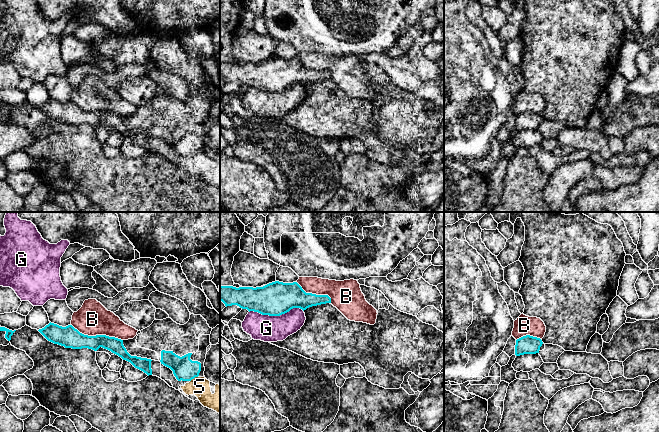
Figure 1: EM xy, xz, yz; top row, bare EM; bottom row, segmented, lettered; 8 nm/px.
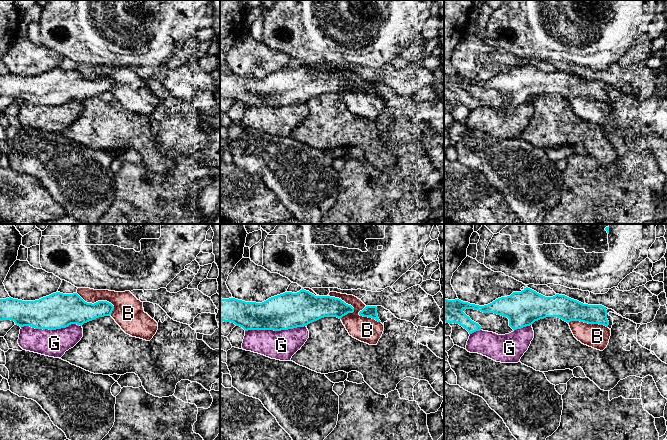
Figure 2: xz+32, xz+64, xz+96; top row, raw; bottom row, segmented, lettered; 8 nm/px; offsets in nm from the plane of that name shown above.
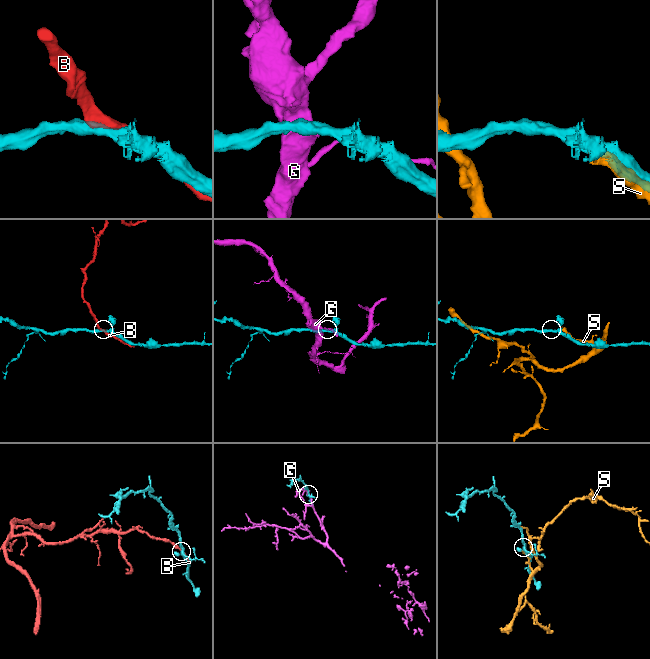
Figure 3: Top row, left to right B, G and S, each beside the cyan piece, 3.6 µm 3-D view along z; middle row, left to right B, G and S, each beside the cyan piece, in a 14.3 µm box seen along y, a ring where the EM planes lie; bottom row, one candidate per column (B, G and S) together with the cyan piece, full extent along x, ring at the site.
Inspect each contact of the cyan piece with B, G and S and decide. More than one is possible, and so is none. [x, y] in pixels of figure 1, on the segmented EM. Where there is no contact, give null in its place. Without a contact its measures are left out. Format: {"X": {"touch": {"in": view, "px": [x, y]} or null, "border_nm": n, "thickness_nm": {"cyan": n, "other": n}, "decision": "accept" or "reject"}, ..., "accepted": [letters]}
{"B": {"touch": {"in": "xy", "px": [97, 335]}, "border_nm": 440, "thickness_nm": {"cyan": 170, "other": 260}, "decision": "reject"}, "G": {"touch": {"in": "xz", "px": [276, 315]}, "border_nm": 440, "thickness_nm": {"cyan": 280, "other": 220}, "decision": "reject"}, "S": {"touch": {"in": "xy", "px": [194, 377]}, "border_nm": 90, "thickness_nm": {"cyan": 180, "other": 160}, "decision": "reject"}, "accepted": []}

